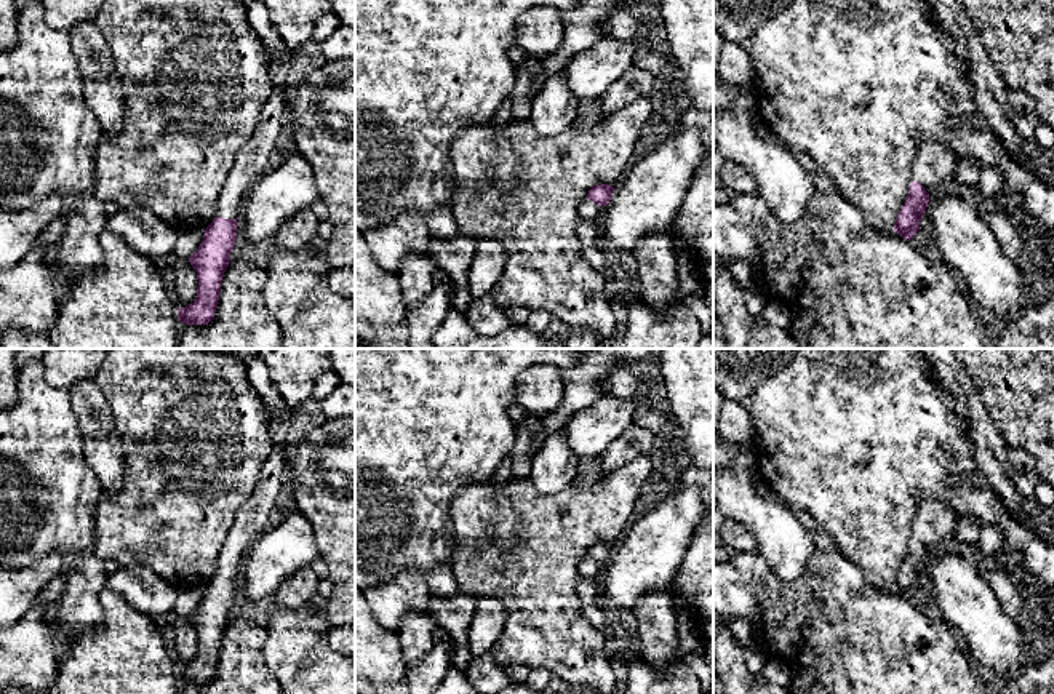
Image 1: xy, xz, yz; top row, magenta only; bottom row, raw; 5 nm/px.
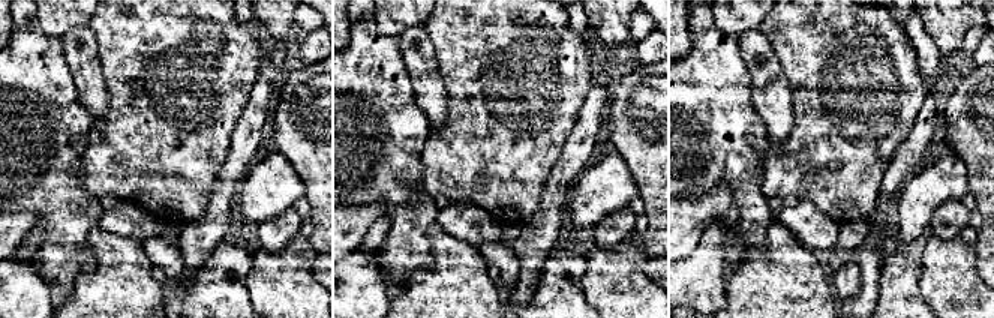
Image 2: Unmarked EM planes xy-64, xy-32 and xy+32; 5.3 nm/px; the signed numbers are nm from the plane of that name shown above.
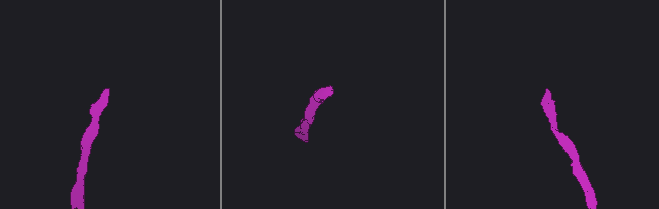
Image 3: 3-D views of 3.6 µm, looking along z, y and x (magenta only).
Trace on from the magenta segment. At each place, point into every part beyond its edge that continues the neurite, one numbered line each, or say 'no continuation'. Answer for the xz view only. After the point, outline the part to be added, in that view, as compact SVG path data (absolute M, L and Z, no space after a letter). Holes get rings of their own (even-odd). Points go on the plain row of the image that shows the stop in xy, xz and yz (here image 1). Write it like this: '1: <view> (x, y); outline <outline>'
1: xz (587, 568); outline M585 556L579 561L577 571L579 571L581 577L595 580L598 576L603 574L605 564L598 564L593 560Z

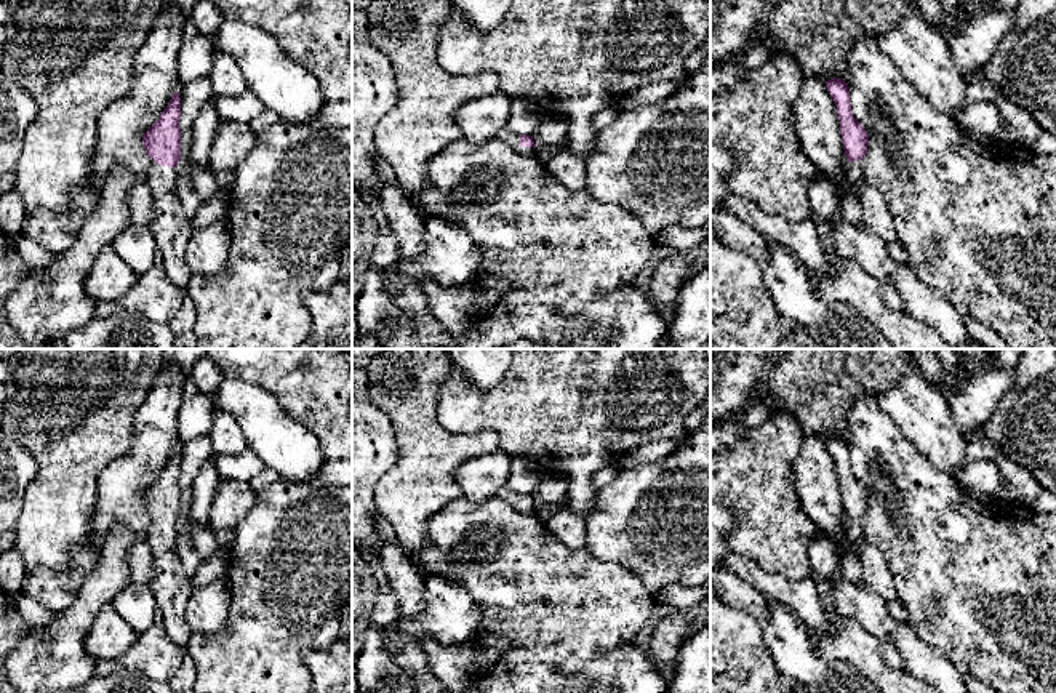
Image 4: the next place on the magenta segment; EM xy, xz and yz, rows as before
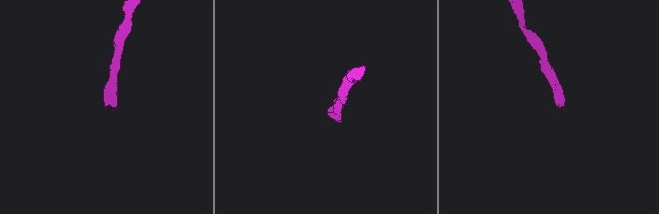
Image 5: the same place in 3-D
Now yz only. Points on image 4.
1: yz (852, 567); outline M862 517L858 520L850 520L848 522L850 552L845 557L842 557L842 573L843 573L845 579L854 586L864 586L859 549L866 543L867 543L867 539L864 535Z

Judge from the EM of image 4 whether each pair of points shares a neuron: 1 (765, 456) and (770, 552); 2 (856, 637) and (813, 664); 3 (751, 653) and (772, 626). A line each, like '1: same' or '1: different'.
1: same
2: different
3: different

